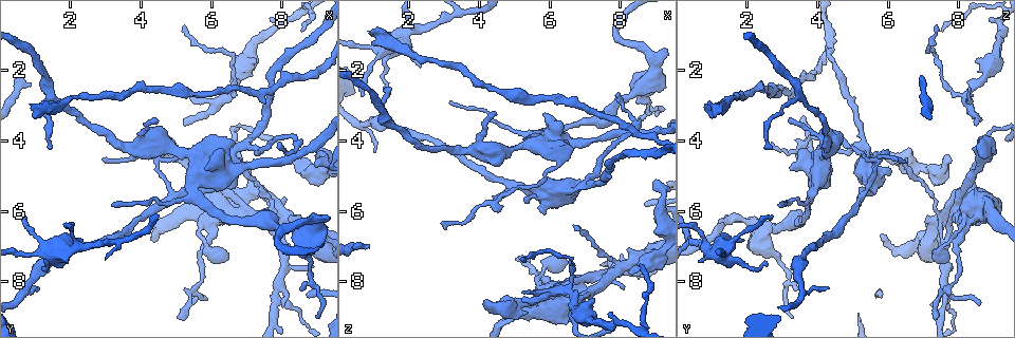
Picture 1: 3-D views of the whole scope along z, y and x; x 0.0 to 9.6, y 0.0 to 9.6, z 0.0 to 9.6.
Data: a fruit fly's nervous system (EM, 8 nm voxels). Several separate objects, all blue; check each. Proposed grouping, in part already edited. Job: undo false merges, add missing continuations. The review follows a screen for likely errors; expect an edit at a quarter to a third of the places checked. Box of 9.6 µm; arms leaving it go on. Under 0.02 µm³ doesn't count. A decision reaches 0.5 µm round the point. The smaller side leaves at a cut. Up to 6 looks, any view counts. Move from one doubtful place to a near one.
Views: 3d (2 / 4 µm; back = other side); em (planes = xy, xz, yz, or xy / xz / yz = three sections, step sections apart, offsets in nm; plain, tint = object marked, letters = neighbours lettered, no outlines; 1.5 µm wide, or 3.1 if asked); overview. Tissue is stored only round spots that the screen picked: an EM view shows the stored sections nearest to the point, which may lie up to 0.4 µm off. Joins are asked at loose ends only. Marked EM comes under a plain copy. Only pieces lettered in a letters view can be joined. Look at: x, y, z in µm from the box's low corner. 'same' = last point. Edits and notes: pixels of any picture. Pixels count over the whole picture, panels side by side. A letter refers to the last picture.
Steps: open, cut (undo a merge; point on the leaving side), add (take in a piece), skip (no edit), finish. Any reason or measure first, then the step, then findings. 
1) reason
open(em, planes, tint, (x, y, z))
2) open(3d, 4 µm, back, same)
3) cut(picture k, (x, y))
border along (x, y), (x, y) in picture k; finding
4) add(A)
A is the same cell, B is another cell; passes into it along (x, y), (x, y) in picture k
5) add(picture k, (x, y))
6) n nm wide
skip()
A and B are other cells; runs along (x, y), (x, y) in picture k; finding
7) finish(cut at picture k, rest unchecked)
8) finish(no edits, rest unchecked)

branch point
open(em, yz, step 4, tint, (8.00, 8.15, 7.65))

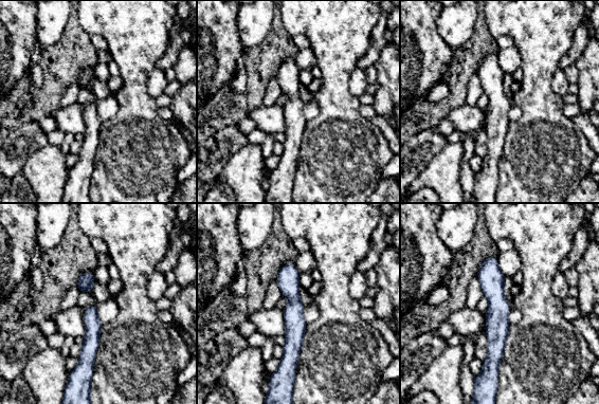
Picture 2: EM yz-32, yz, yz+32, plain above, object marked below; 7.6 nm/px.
open(em, planes, letters, same)

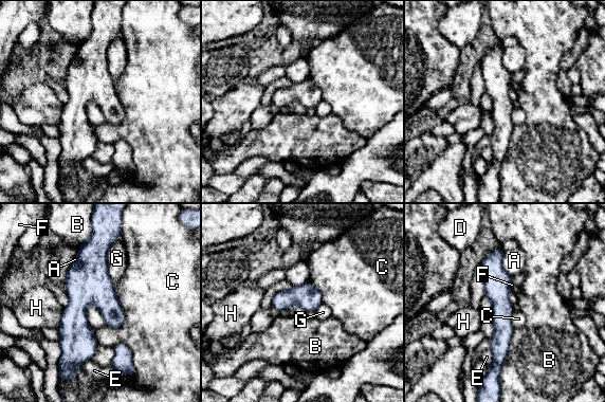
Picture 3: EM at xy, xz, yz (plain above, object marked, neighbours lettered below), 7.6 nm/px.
skip()
A, B, C, D, E, F, G and H are other cells; continuous, no second neuron

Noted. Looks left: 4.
closes a loop
open(3d, 2 µm, (4.60, 4.50, 5.65))

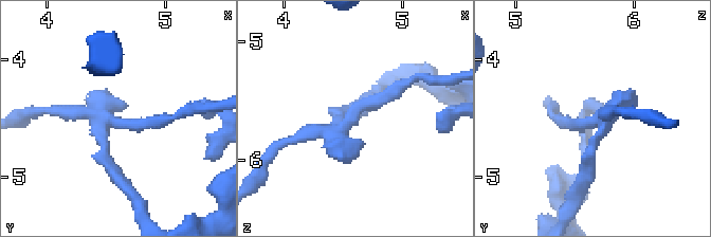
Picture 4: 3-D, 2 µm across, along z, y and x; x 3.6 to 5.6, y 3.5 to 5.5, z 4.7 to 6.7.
now the EM
open(em, planes, tint, (4.60, 4.54, 5.64))

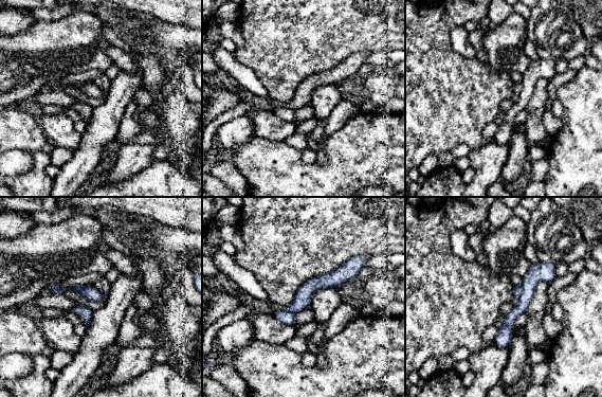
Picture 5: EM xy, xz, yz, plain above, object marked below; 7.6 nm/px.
see the neighbours
open(em, planes, letters, same)

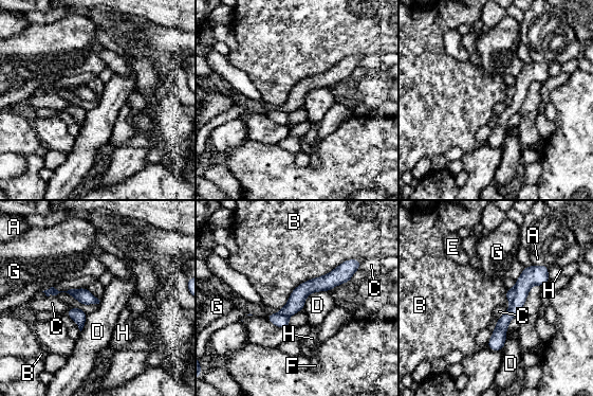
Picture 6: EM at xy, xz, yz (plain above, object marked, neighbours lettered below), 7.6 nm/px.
B touches over 700 nm
cut(picture 6, (532, 275))
A, B, C, D, E, F, G and H are other cells; border along (515, 288), (515, 294), (511, 301) in picture 6; two neurons meet here

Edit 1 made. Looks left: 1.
finish(cut at picture 6, rest unchecked)

